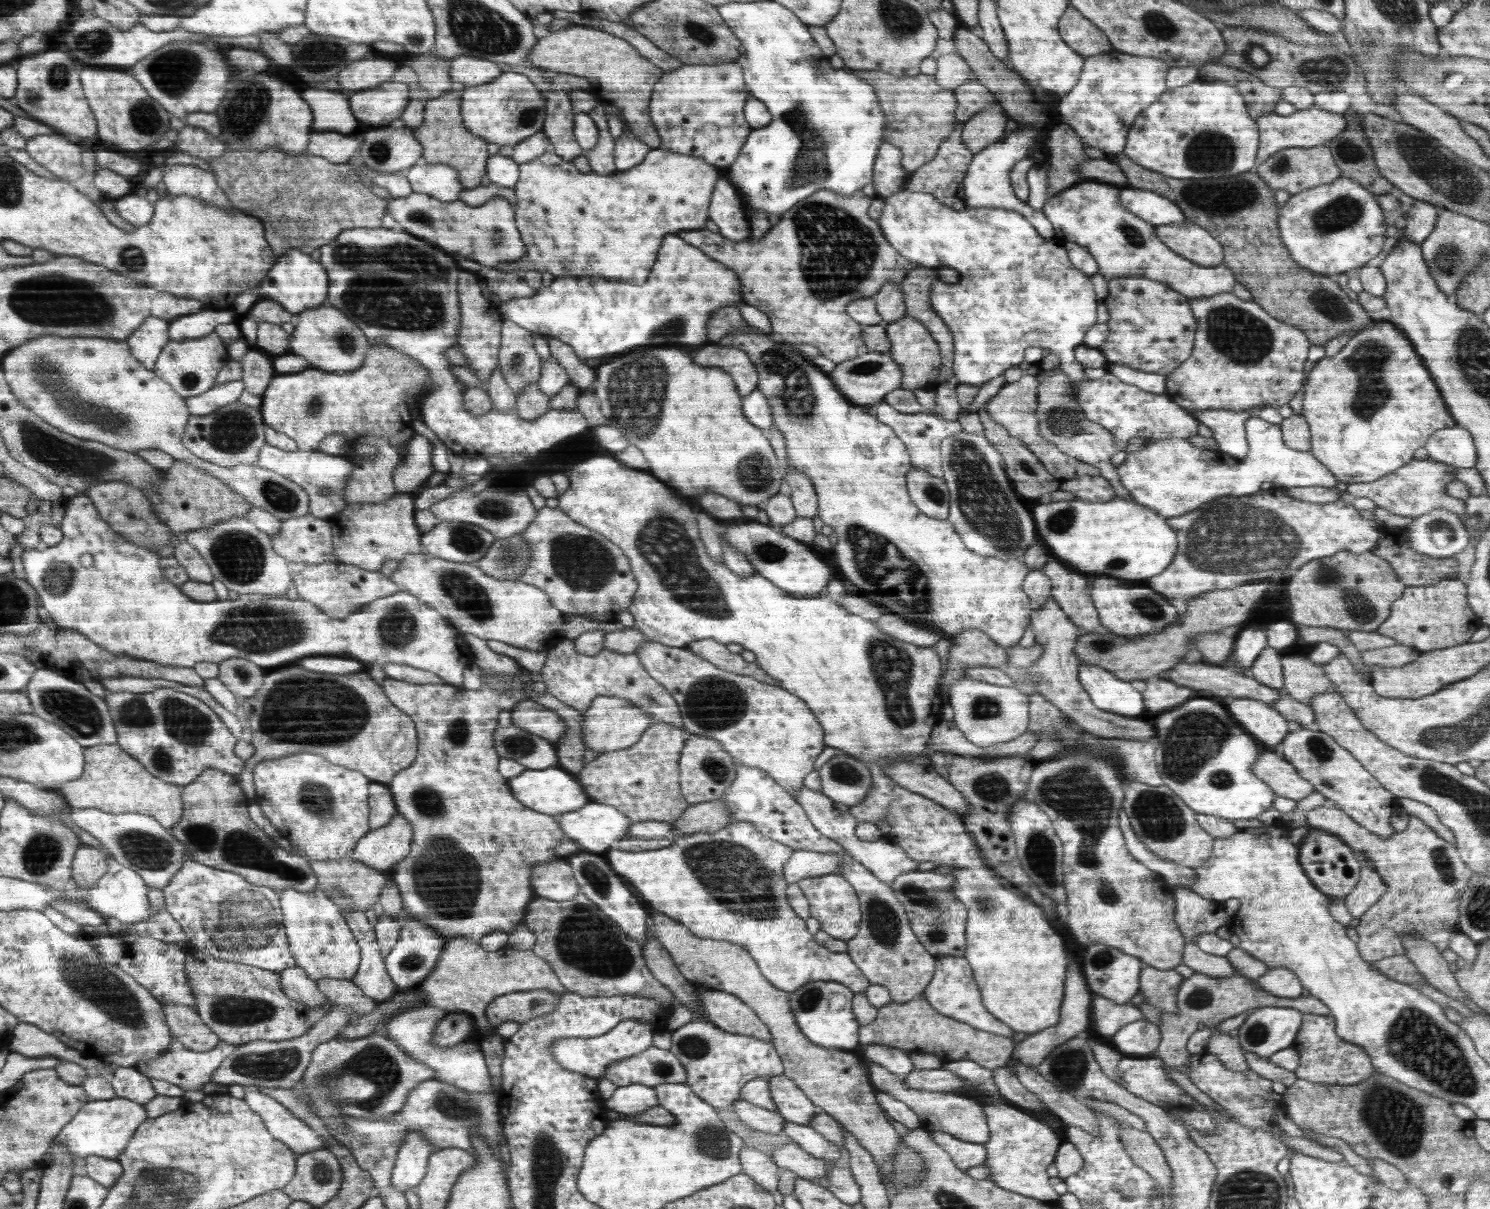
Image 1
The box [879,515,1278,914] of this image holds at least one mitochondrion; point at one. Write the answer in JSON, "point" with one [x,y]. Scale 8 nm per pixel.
{"point":[1078,794]}

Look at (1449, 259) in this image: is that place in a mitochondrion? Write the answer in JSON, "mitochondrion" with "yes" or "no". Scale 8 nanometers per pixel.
{"mitochondrion":"yes"}

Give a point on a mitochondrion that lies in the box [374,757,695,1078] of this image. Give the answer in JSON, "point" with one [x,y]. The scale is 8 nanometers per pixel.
{"point":[585,940]}

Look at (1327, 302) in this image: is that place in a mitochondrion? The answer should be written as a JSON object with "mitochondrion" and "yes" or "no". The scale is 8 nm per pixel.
{"mitochondrion":"yes"}

